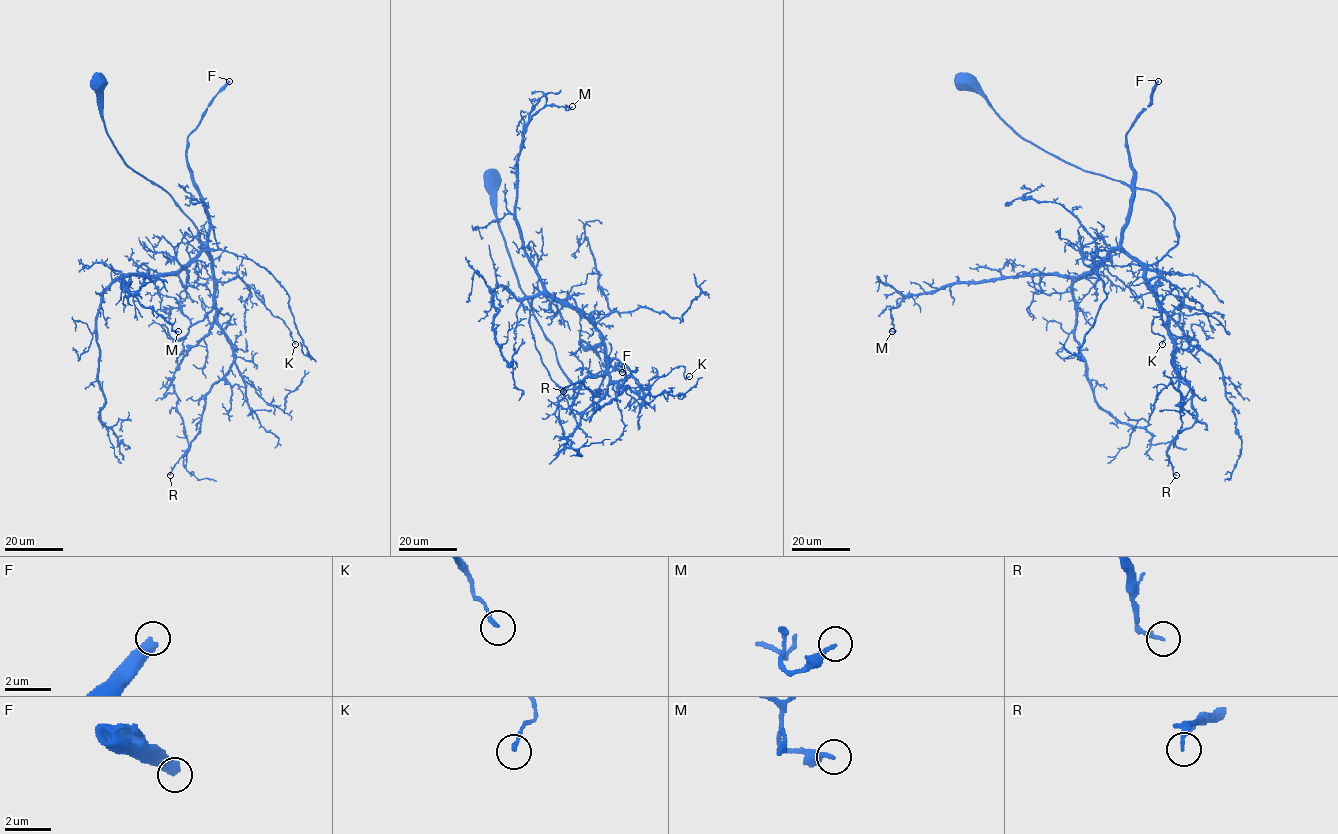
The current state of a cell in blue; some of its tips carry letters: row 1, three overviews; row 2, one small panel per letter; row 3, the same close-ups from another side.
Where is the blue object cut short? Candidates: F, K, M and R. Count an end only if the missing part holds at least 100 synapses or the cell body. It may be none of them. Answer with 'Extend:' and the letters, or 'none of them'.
Extend: F

